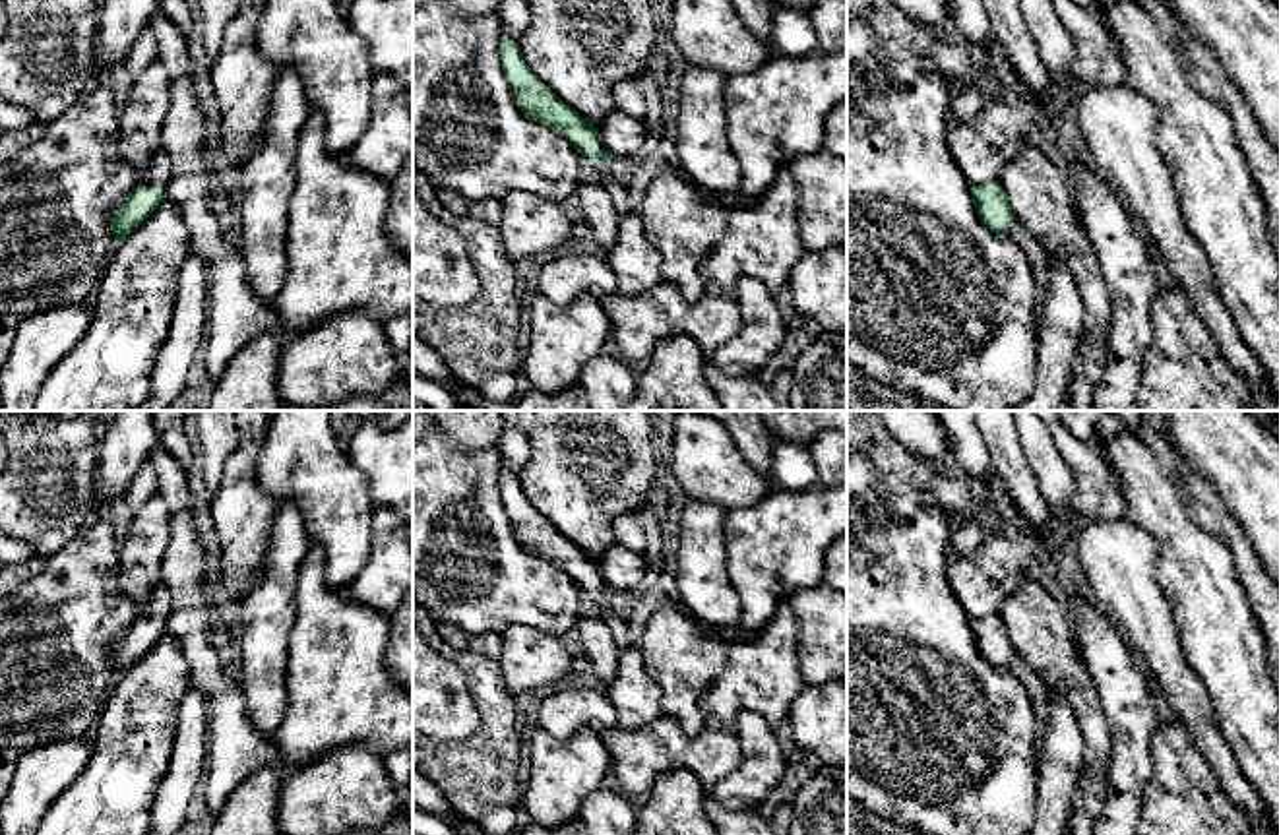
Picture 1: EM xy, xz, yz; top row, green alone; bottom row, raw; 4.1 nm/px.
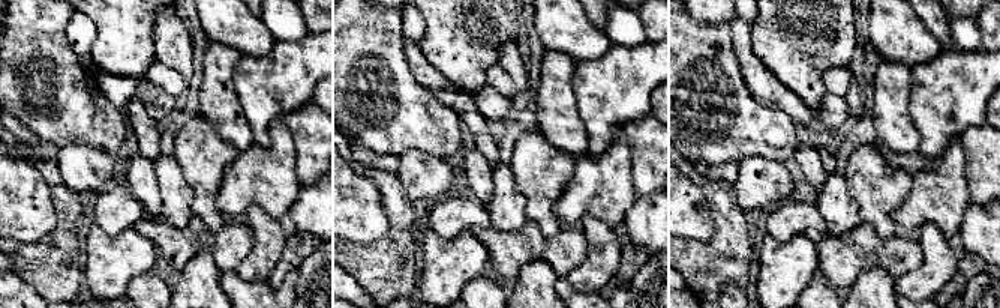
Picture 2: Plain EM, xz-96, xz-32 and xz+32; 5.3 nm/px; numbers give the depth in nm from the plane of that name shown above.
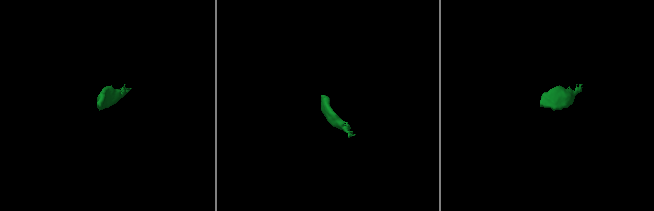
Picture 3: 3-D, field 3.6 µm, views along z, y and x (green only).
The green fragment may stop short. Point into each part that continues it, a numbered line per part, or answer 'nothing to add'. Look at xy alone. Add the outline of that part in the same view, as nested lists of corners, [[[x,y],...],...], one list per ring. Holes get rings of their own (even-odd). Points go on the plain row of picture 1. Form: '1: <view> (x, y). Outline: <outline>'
1: xy (159, 605). Outline: [[[161,581],[149,601],[141,606],[141,612],[138,616],[138,624],[145,622],[157,622],[159,626],[167,628],[169,614],[172,612],[172,601],[171,601],[171,591]]]

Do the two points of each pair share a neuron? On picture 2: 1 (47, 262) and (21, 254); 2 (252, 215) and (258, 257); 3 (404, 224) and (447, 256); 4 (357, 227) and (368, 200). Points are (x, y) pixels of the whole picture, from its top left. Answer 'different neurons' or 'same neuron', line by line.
1: same neuron
2: same neuron
3: different neurons
4: same neuron

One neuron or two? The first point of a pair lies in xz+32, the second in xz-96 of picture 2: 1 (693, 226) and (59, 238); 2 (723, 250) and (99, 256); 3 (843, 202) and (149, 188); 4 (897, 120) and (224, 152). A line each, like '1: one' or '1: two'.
1: two
2: two
3: two
4: two

